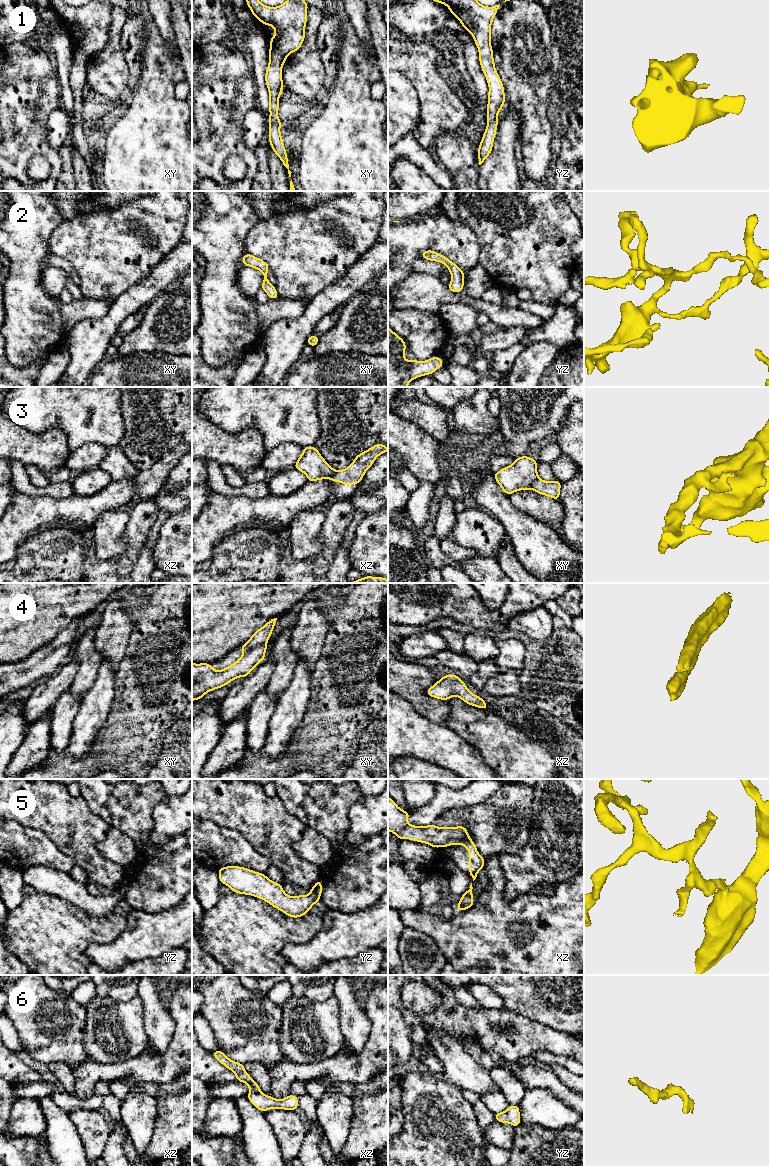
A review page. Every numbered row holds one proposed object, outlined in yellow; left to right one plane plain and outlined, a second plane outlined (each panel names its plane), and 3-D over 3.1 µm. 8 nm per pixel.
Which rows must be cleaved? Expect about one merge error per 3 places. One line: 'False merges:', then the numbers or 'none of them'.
False merges: 3

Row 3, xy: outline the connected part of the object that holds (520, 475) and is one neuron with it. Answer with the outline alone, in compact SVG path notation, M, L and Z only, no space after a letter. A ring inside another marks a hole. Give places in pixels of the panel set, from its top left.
M528 456L514 459L512 465L496 472L494 478L501 489L509 496L518 490L528 490L539 478L537 460Z

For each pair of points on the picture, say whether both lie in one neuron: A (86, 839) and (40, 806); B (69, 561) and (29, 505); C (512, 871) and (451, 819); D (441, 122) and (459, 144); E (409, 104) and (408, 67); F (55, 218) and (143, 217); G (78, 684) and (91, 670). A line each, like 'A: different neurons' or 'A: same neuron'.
A: same neuron
B: different neurons
C: different neurons
D: different neurons
E: different neurons
F: different neurons
G: same neuron

